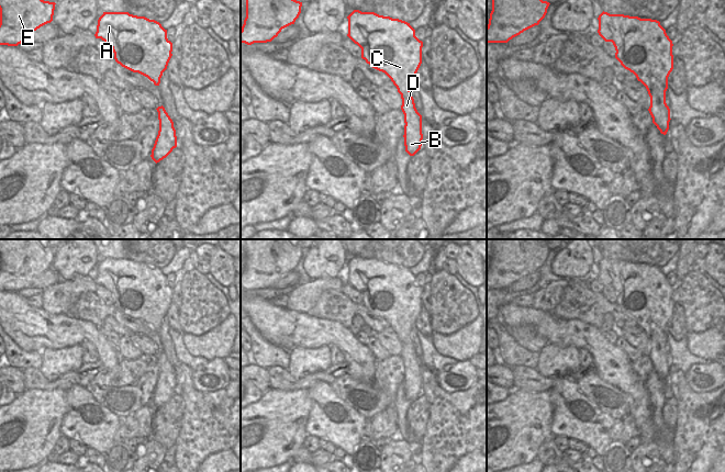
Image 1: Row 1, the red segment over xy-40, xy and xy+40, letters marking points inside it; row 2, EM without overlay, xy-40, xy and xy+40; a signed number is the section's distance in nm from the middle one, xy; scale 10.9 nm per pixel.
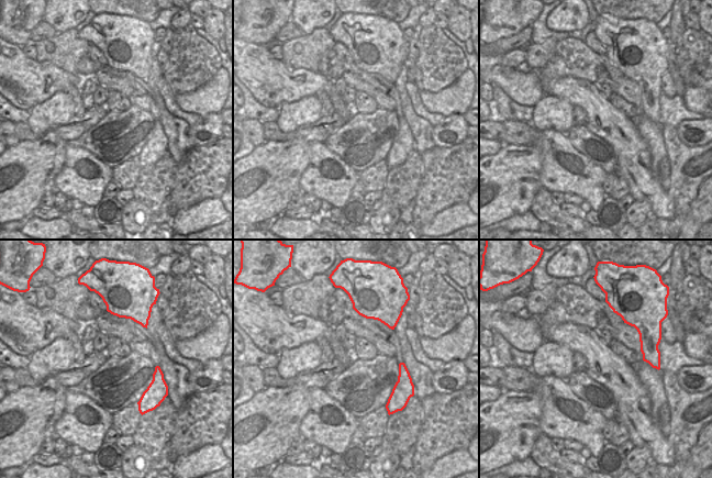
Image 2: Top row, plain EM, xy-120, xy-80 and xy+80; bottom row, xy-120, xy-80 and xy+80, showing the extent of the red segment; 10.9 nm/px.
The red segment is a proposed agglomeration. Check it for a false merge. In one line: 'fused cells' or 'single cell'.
single cell

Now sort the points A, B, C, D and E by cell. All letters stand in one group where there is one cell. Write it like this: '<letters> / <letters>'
A B C D E

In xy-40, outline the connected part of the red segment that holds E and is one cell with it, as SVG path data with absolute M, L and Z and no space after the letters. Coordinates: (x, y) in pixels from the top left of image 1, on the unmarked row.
M0 239L0 291L31 288L34 277L53 267L55 250L44 247L38 239Z

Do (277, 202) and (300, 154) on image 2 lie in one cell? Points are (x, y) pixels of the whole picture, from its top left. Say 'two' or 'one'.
one

